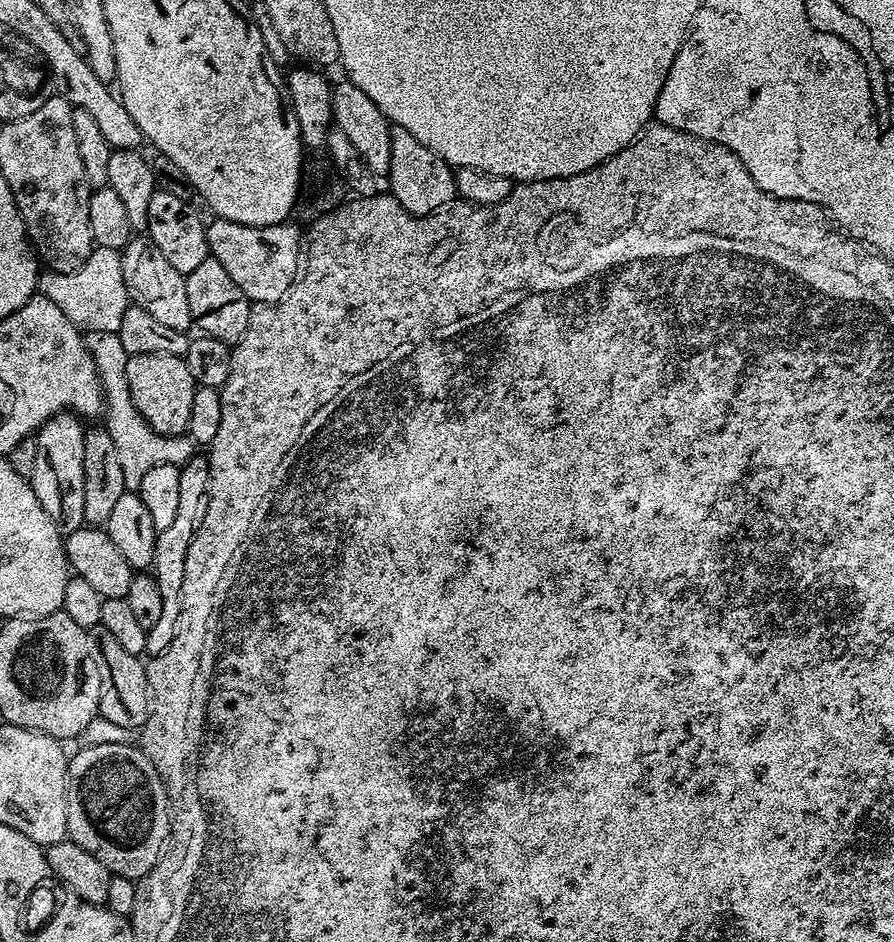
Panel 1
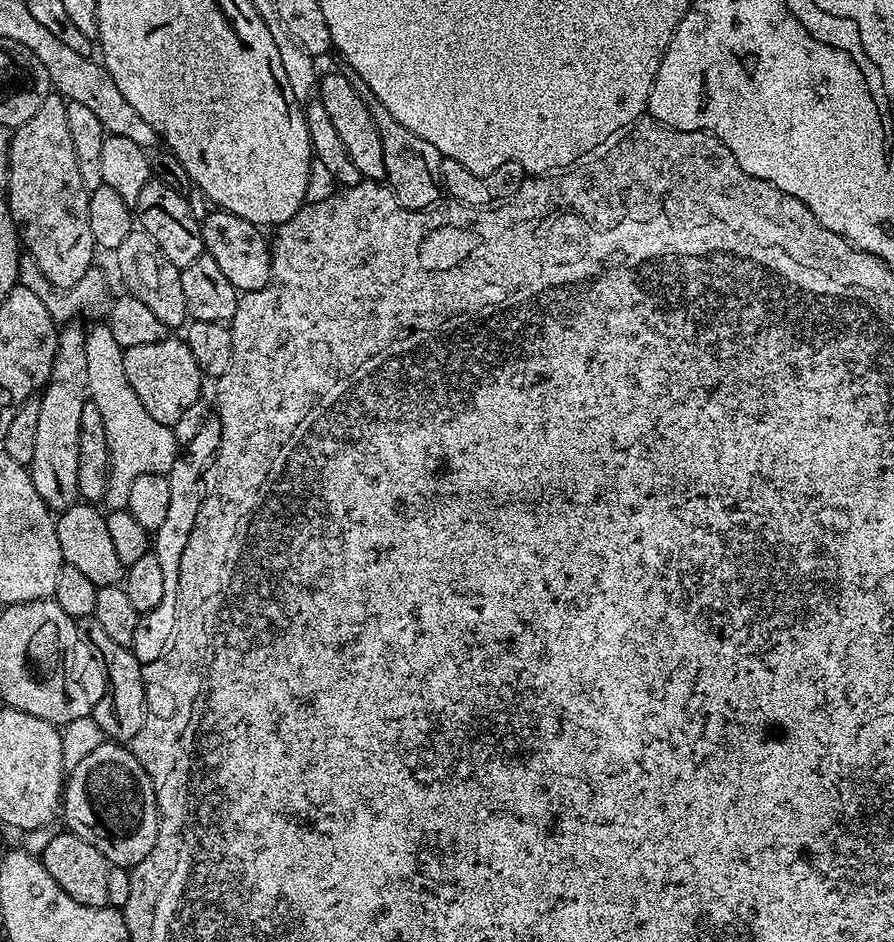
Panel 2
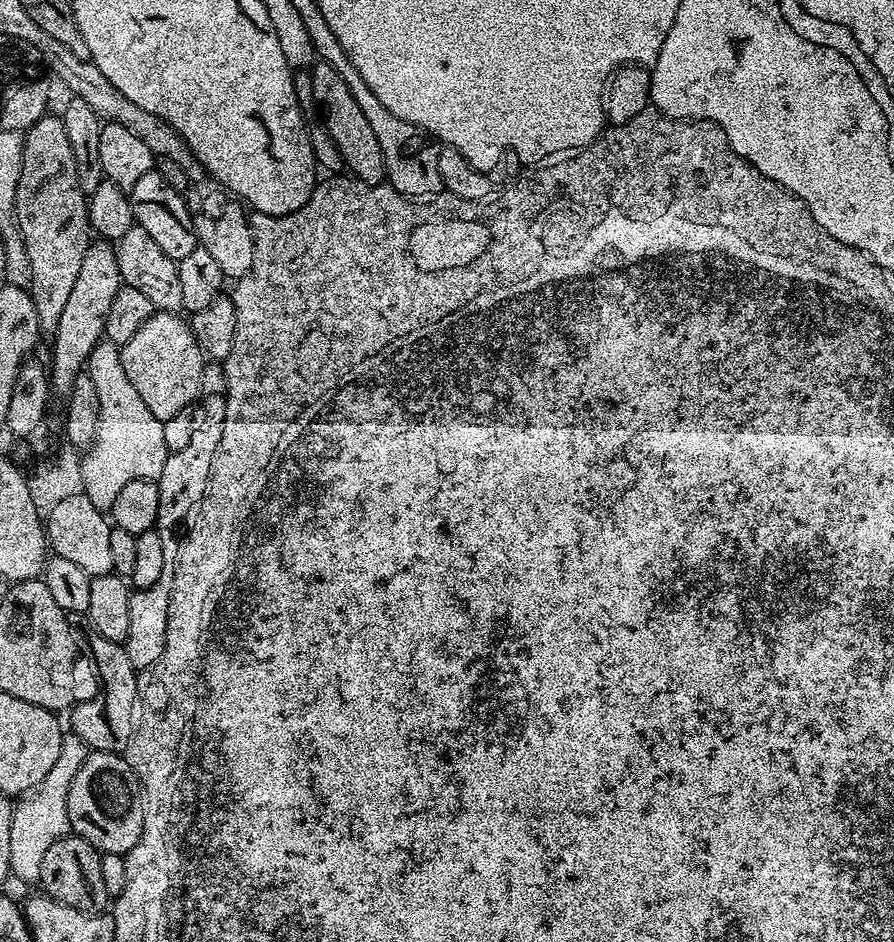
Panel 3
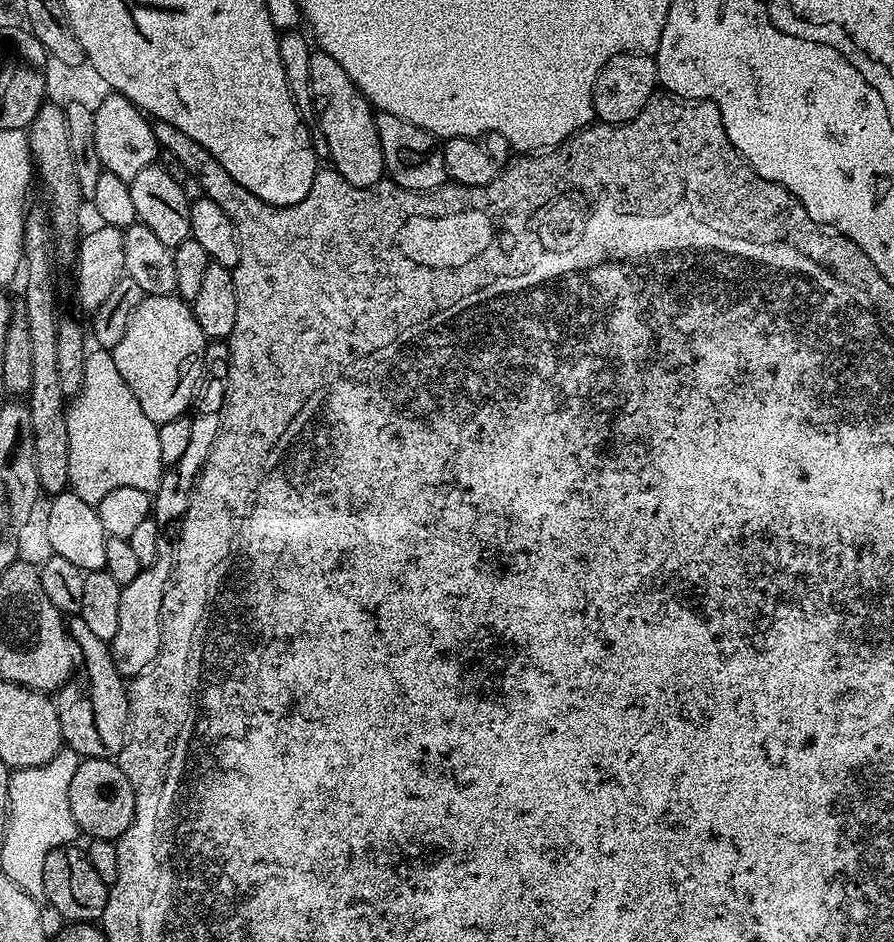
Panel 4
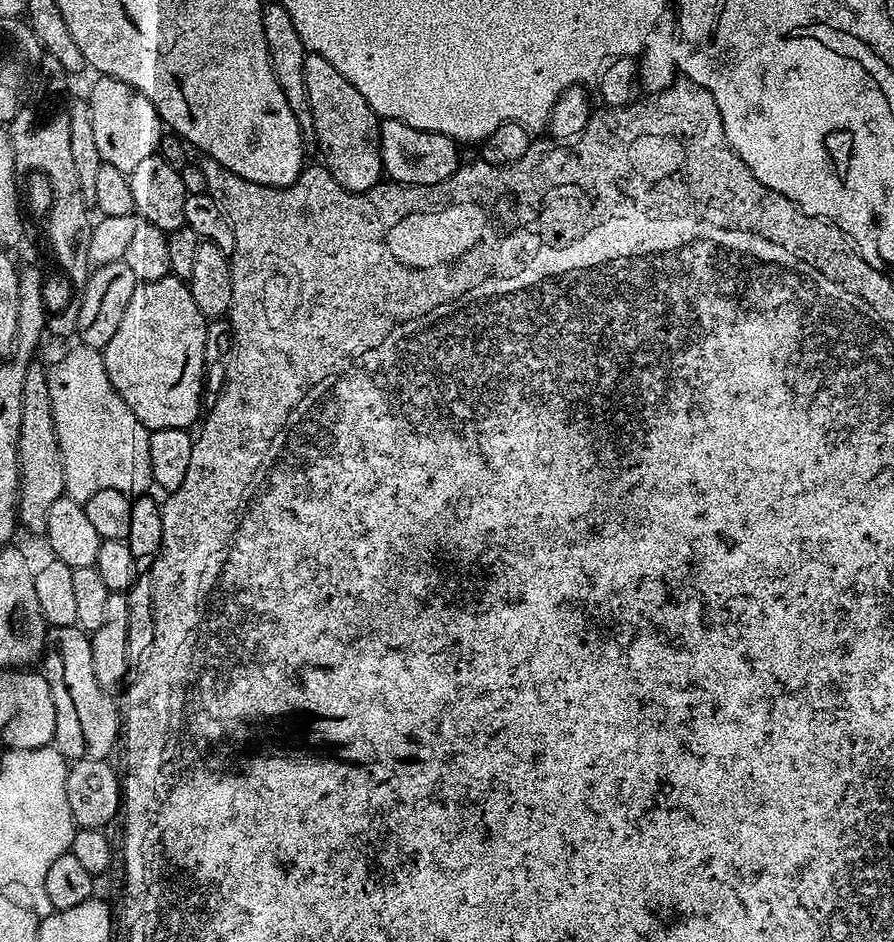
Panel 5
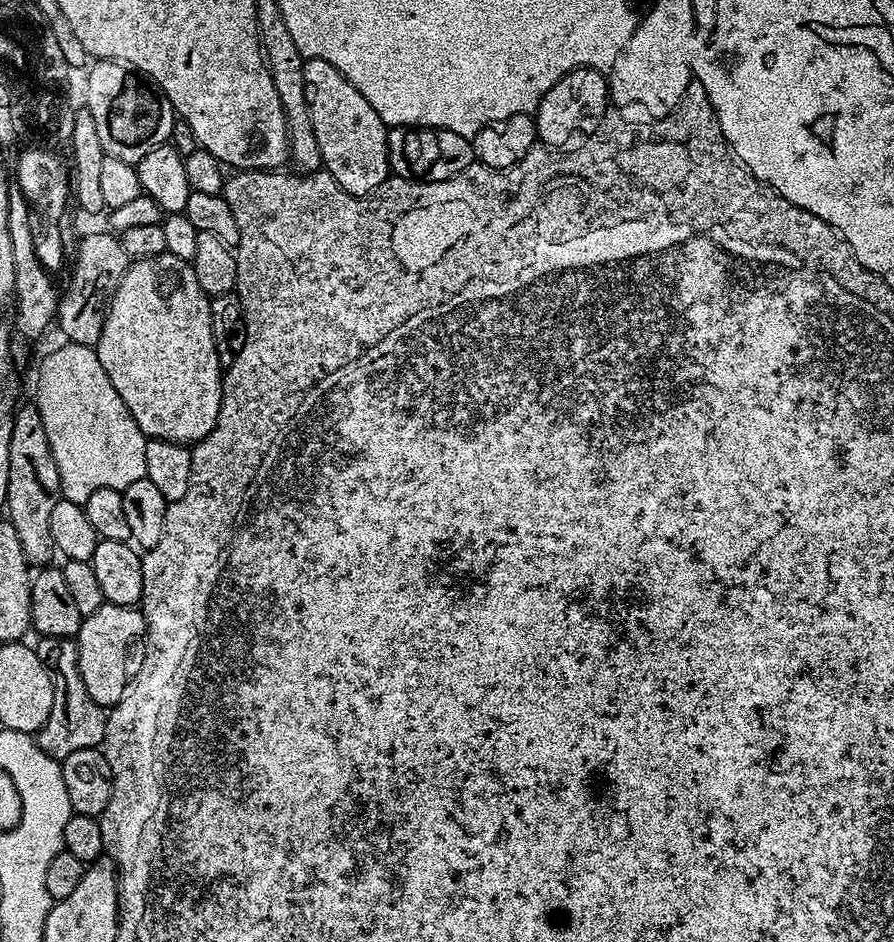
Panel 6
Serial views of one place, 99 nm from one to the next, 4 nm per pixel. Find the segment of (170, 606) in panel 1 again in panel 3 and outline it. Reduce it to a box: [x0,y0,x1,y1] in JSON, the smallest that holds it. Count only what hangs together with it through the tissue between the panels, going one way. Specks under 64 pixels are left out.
[123,446,214,670]

